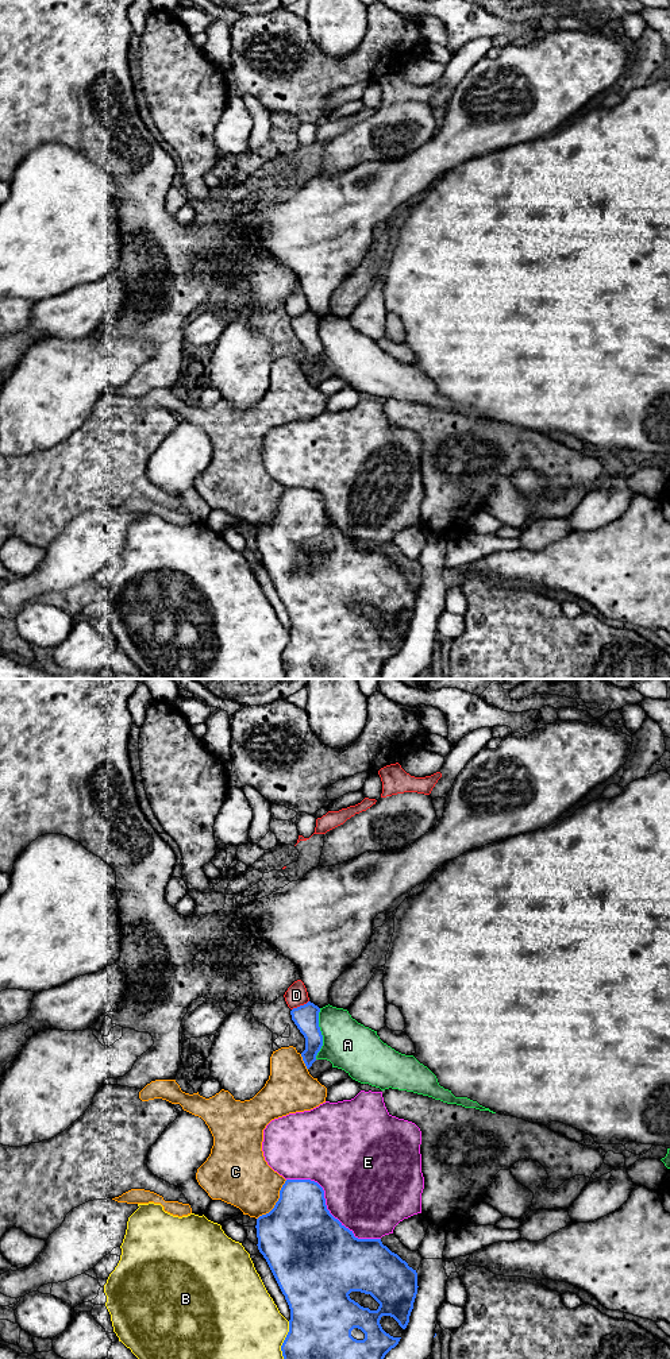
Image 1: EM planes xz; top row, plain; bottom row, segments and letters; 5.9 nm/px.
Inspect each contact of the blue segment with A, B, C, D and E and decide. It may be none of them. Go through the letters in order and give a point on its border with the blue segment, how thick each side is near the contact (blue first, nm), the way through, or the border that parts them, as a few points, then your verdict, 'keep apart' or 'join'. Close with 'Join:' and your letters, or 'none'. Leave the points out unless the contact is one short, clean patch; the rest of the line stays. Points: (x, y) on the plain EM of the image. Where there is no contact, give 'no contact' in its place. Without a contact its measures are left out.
A: contact xz (320, 343); calibres 150 and 300 nm; keep apart
B: contact xz (281, 655); calibres 440 and 500 nm; keep apart
C: contact xz (277, 510); calibres 460 and 340 nm; keep apart
D: contact xz (300, 315); calibres 150 and 130 nm; border xz (308, 309), (292, 319); keep apart
E: contact xz (326, 517); calibres 480 and 460 nm; keep apart
Join: none

